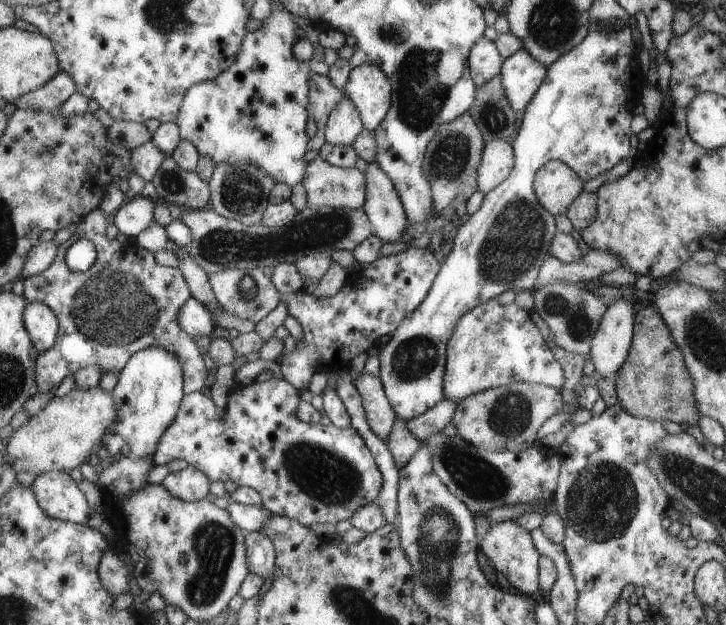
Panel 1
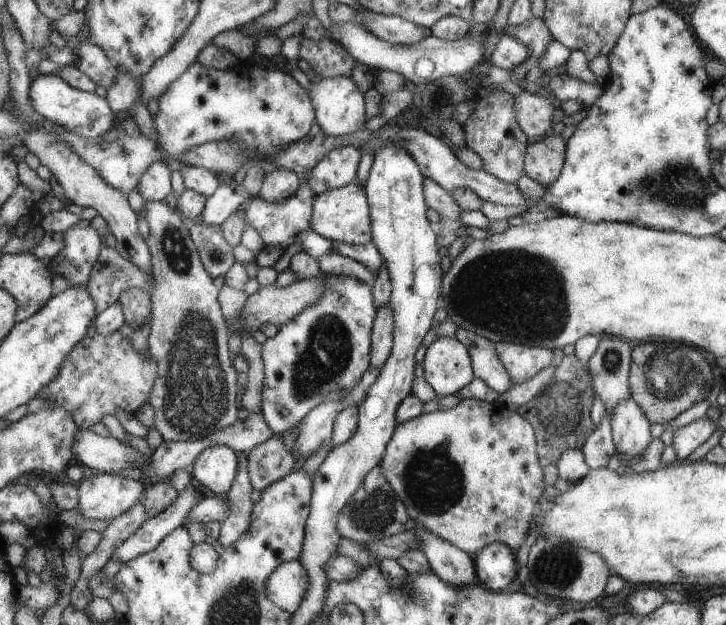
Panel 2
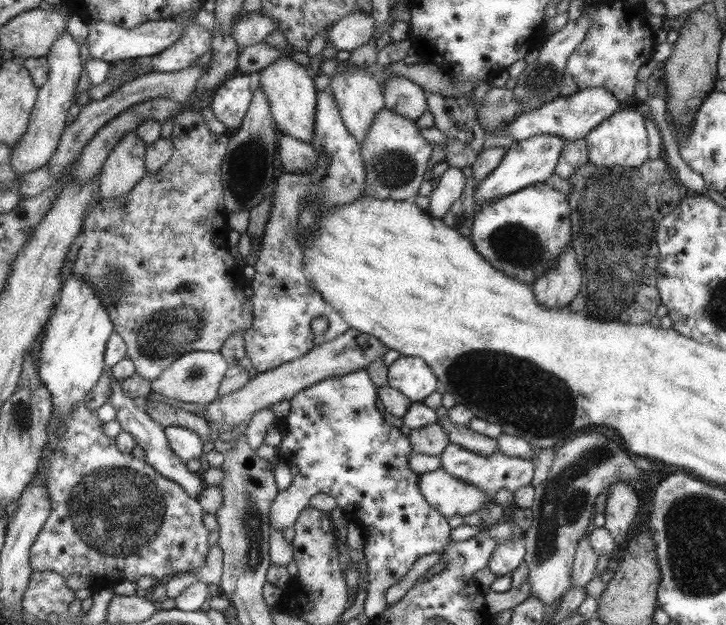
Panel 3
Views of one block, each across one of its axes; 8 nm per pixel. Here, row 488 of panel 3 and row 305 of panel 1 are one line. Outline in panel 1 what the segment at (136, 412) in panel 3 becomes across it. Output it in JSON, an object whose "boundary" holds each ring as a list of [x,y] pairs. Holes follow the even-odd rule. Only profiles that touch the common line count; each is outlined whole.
{"boundary":[[[193,297],[184,303],[179,312],[179,326],[194,340],[206,341],[216,324],[208,310]]]}

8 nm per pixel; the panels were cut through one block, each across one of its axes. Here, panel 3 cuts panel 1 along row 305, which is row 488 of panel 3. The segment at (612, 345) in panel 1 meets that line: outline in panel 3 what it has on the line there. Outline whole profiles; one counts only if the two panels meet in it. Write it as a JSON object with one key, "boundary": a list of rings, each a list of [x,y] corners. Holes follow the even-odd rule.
{"boundary":[[[624,481],[611,484],[606,493],[603,527],[619,545],[627,538],[629,525],[637,514],[638,500],[633,488]]]}

